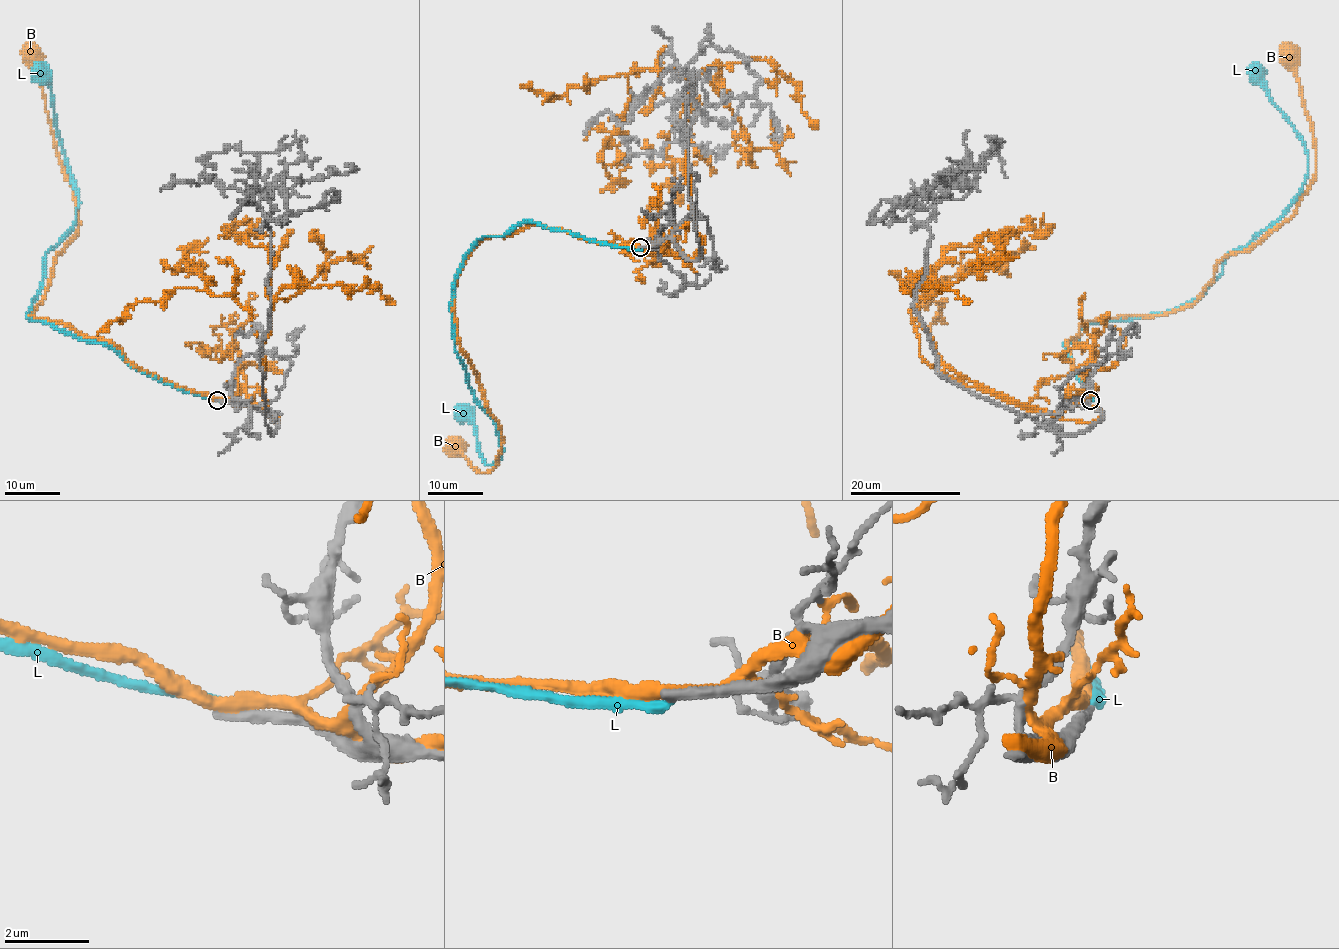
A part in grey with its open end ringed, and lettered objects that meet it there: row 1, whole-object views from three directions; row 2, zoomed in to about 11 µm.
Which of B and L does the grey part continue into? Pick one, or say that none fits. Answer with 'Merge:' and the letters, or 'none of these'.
Merge: none of these

